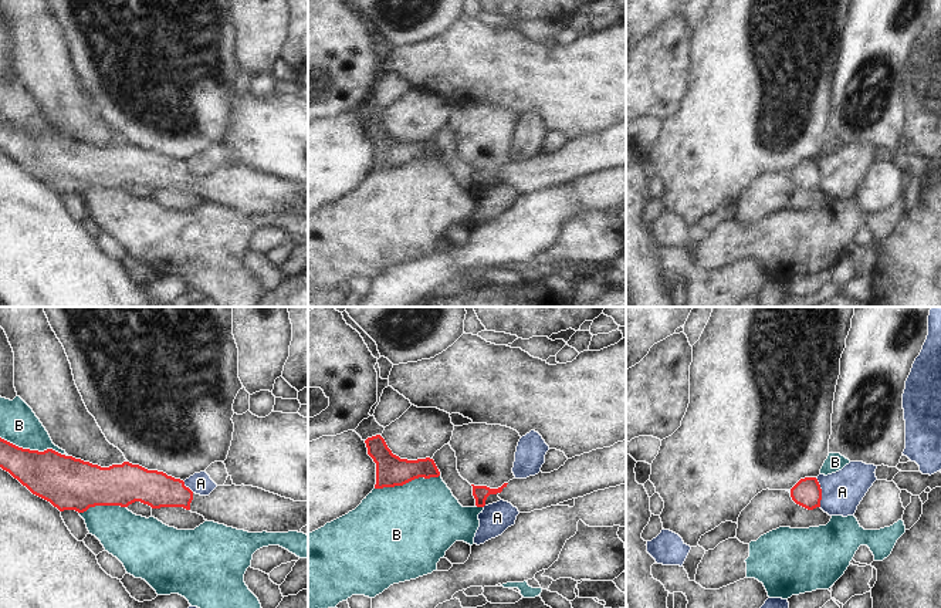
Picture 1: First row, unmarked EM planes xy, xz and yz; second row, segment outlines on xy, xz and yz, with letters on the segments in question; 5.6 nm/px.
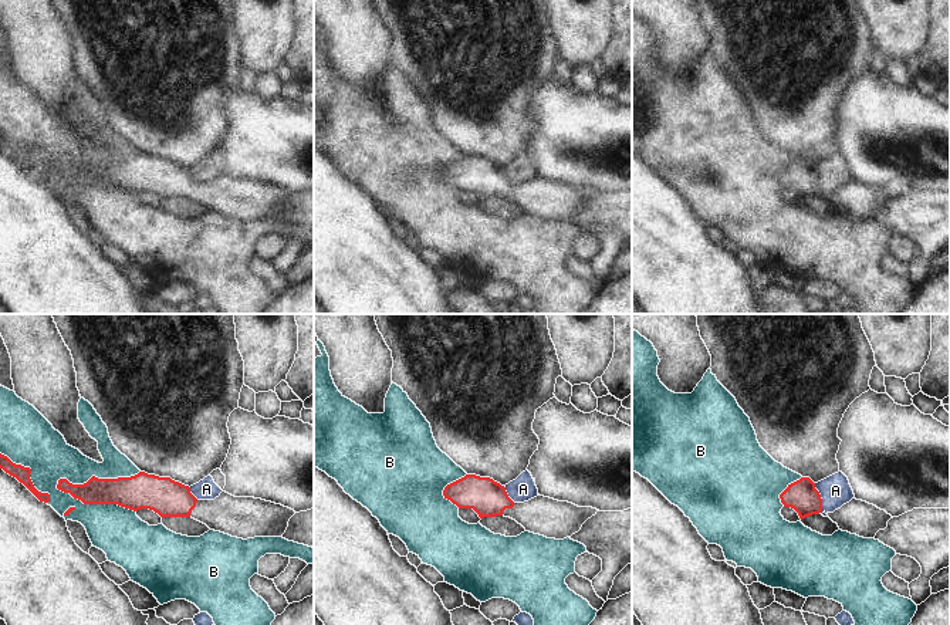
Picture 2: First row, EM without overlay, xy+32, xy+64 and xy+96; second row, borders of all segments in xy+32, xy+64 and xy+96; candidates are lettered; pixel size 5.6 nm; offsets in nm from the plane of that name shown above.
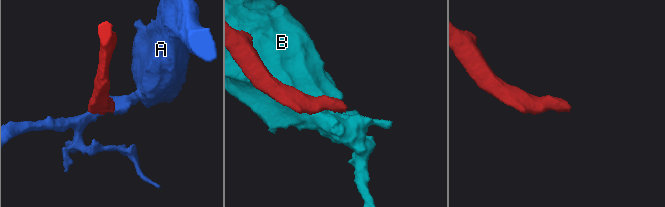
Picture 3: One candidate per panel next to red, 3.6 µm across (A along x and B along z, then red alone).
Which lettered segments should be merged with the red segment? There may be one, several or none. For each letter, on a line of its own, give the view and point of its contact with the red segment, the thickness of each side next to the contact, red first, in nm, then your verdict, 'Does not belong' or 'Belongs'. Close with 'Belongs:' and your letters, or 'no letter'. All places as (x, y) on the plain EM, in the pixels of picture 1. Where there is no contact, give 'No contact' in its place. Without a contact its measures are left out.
A: Touches red at yz (821, 174). Thickness 160 nm (red) against 240 nm. Does not belong
B: Touches red at xz (408, 164). Thickness 180 nm (red) against 480 nm. Does not belong
Belongs: no letter.

